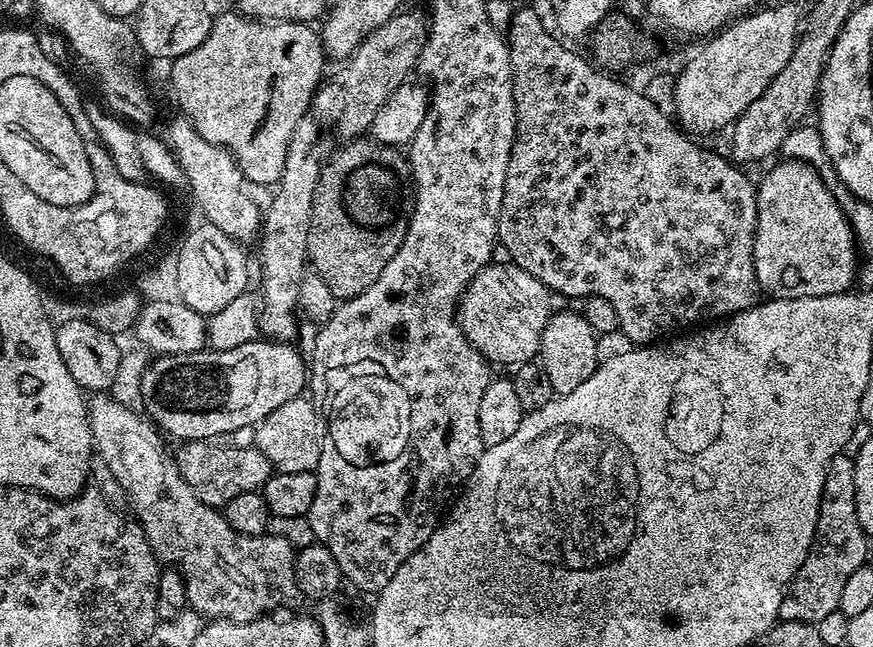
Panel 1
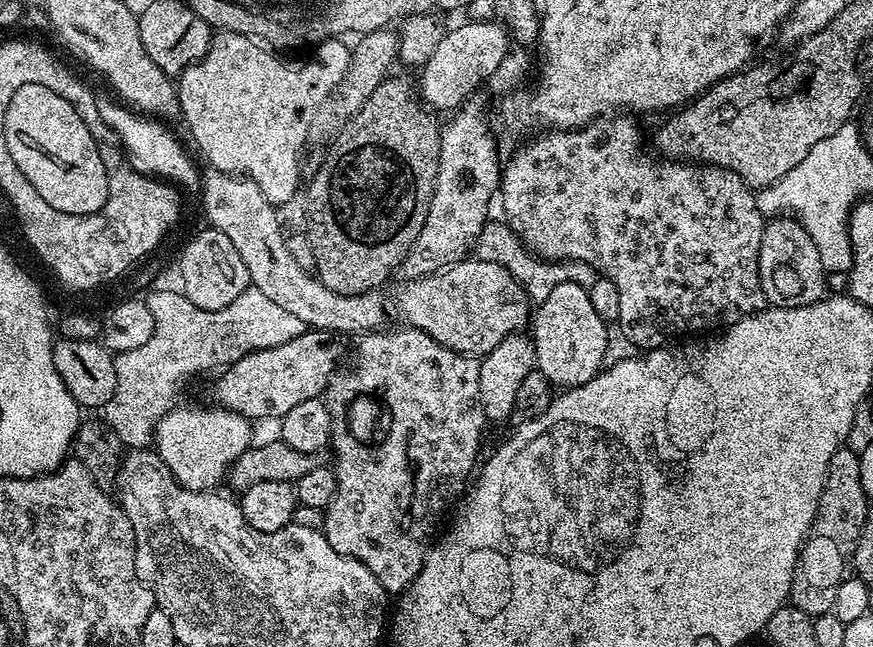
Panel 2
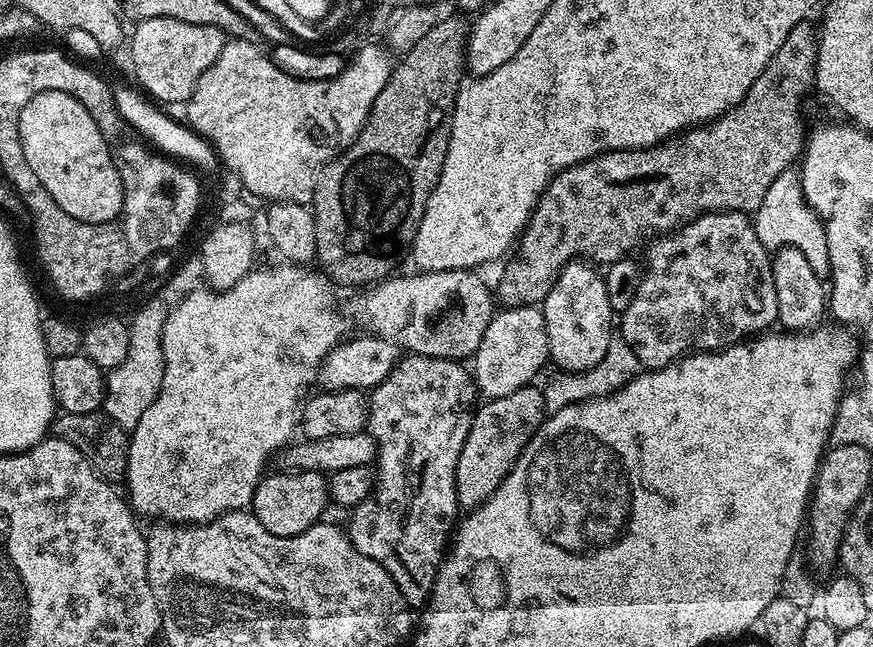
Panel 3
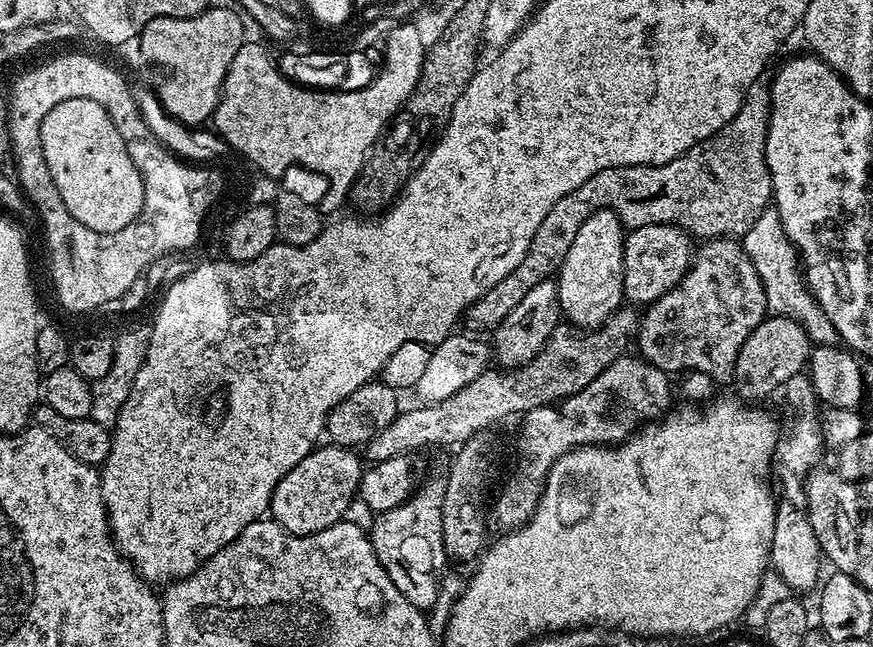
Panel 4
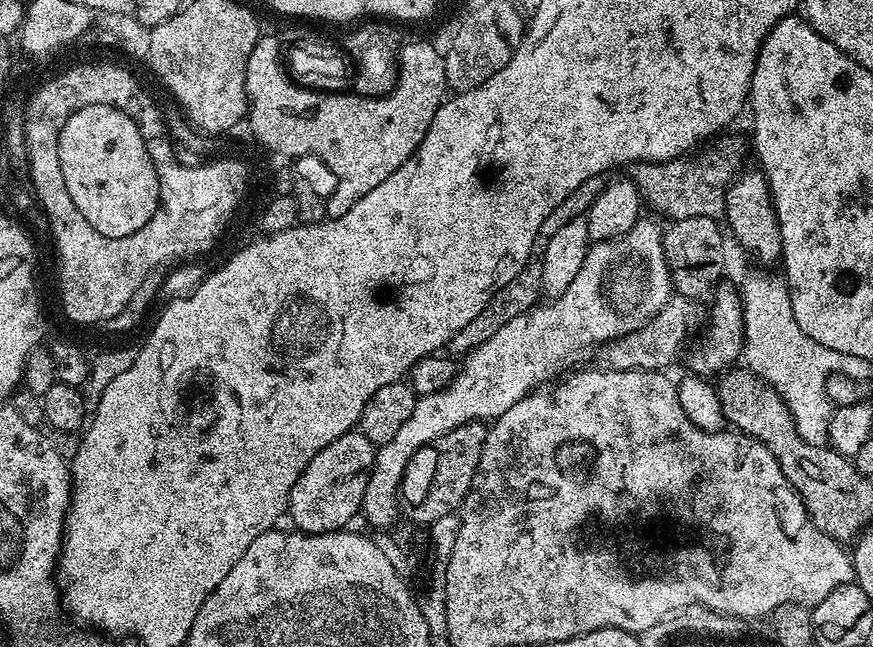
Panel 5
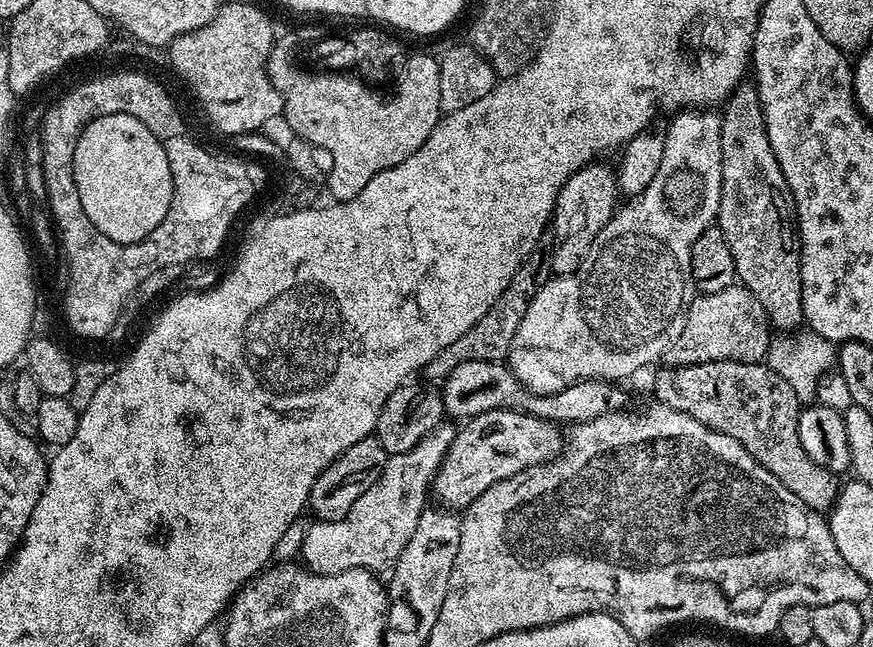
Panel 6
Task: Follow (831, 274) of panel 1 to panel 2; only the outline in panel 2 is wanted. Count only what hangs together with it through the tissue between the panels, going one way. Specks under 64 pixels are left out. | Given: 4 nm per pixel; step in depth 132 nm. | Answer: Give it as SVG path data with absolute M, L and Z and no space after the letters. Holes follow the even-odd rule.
M788 214L769 219L760 247L760 281L765 301L777 308L797 308L823 300L826 296L824 278L826 271L818 248L800 221Z

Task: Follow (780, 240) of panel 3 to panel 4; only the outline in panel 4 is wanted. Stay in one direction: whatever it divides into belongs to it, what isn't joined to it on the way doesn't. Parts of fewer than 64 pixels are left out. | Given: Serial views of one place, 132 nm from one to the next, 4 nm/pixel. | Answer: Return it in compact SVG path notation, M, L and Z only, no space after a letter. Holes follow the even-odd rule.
M769 206L759 215L758 222L754 222L754 226L747 231L742 243L747 256L758 271L760 281L763 282L769 313L775 316L789 316L799 321L815 345L837 345L840 340L837 331L827 318L826 312L814 299L812 292L807 289L799 252L786 234L780 215L774 206Z

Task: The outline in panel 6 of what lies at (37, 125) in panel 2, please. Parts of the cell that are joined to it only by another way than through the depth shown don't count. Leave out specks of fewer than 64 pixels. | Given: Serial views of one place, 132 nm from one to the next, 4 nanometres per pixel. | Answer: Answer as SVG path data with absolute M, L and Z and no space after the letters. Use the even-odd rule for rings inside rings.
M106 114L89 122L74 146L72 173L86 218L108 240L119 244L142 242L170 210L172 179L164 141L130 114Z

